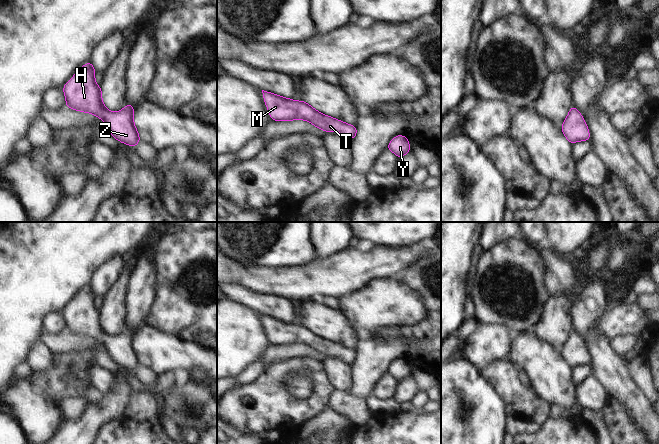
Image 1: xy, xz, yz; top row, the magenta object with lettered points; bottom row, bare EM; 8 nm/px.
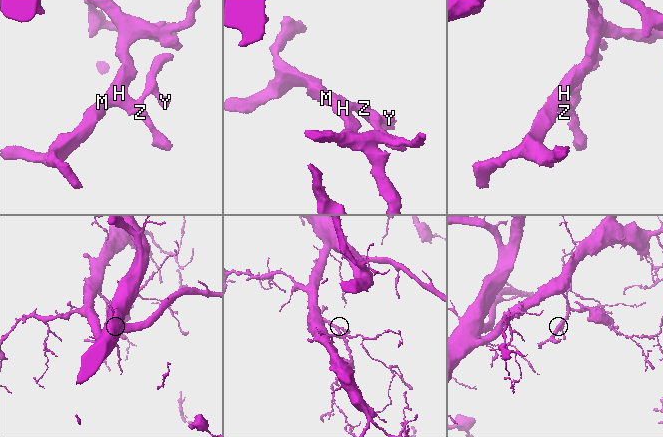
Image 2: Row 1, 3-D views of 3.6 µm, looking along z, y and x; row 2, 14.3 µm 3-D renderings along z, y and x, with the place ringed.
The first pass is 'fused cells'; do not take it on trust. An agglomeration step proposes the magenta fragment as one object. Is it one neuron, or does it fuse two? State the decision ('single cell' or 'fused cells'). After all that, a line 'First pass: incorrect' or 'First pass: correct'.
single cell
First pass: incorrect

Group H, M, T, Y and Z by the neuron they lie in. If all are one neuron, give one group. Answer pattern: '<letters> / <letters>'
H M T Y Z

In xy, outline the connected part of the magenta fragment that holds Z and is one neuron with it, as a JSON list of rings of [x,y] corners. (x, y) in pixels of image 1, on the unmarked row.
[[[89,285],[62,311],[66,323],[65,331],[95,339],[104,345],[116,364],[136,371],[141,364],[134,349],[134,330],[128,328],[119,336],[109,335],[104,330],[102,314],[95,305],[95,297]]]

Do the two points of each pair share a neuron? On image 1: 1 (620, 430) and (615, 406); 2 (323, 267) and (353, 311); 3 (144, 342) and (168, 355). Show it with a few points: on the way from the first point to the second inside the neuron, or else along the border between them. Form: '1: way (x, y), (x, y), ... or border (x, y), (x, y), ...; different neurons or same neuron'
1: way (620, 424), (615, 412); same neuron
2: border (365, 287), (340, 298); different neurons
3: way (150, 344), (162, 352); same neuron

